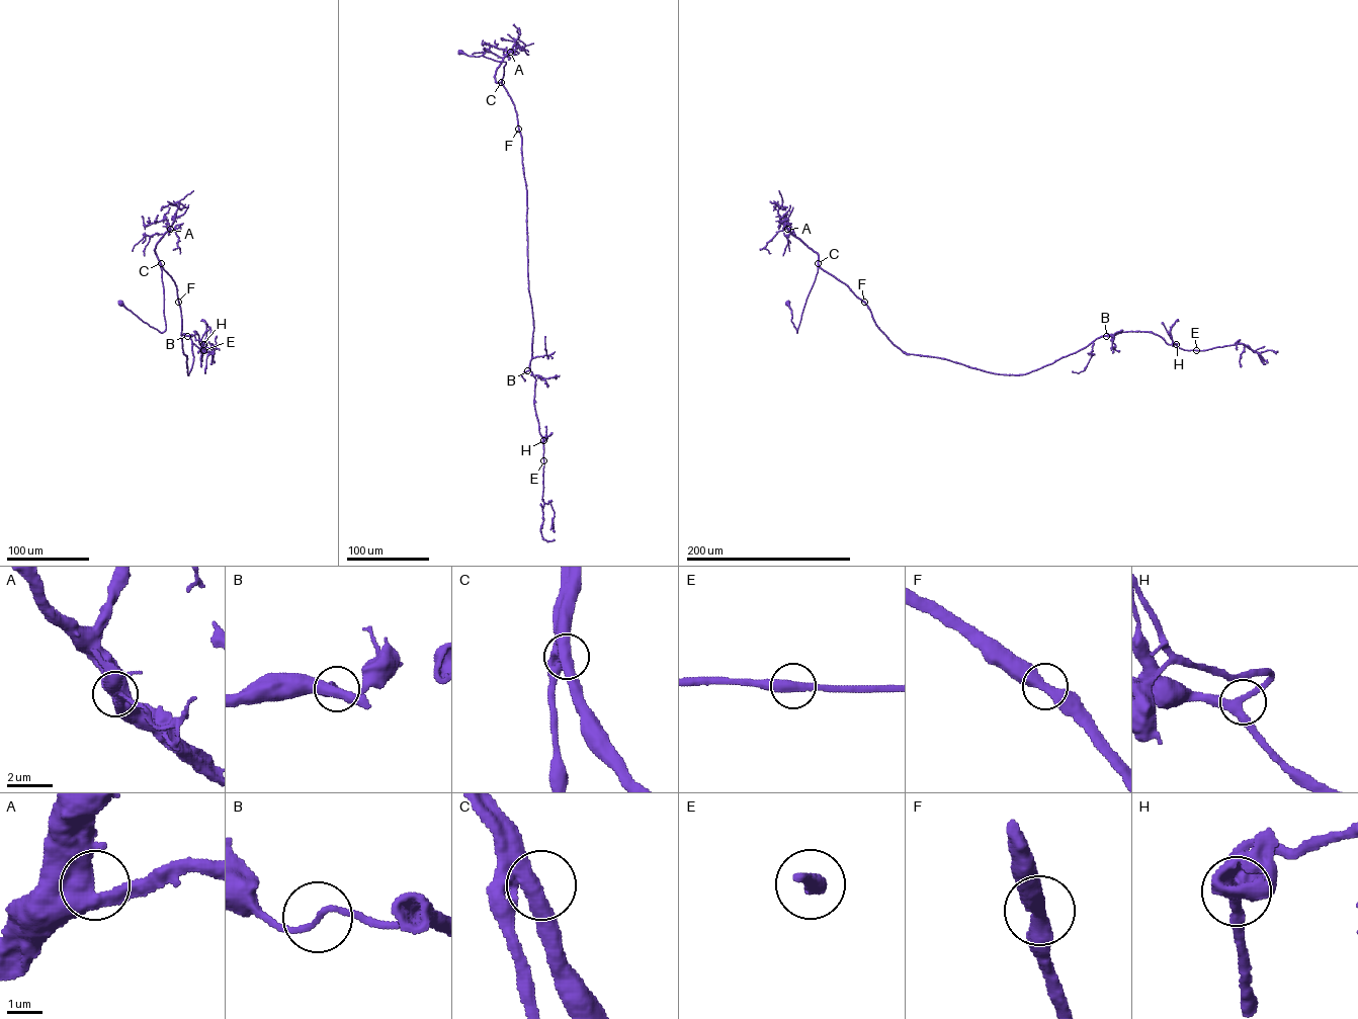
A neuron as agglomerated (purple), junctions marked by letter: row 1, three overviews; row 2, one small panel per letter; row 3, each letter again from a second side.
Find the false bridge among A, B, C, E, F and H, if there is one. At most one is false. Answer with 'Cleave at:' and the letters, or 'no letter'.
Cleave at: no letter

